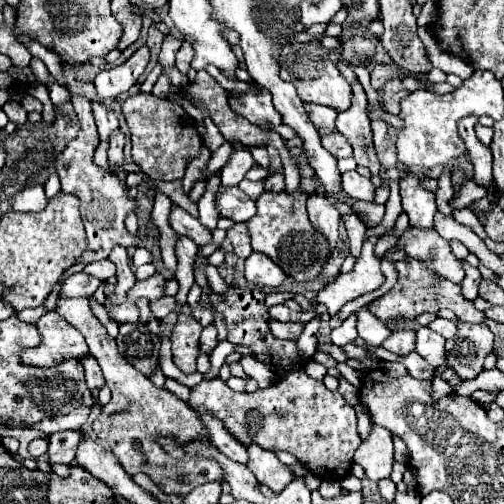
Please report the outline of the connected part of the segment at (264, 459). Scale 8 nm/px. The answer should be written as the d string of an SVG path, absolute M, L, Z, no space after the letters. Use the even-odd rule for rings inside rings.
M250 443L248 455L250 455L248 469L254 473L258 483L268 485L272 491L280 493L284 489L284 483L290 483L294 479L288 465L280 463L272 451L266 451L266 449Z

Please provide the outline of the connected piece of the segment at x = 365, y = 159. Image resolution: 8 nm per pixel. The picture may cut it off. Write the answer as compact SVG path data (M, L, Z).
M352 83L352 107L336 117L336 129L342 133L354 147L354 161L368 167L372 173L380 173L380 161L372 145L370 119L366 115L366 93L360 83Z

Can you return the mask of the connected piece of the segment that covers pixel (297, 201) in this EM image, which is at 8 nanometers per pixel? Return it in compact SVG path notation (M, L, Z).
M300 187L292 195L286 191L264 191L256 199L258 213L250 221L246 221L252 239L252 249L266 253L286 275L294 277L296 281L314 281L318 275L322 275L332 255L326 237L318 229L314 229L308 219L306 199L308 193L304 193Z

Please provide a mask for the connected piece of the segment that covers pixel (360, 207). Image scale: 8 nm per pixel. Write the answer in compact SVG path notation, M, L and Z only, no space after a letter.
M348 199L348 201L350 201L350 207L354 211L362 213L362 217L364 217L364 221L366 221L368 227L378 227L382 223L385 214L384 205L374 203L374 201L370 201L370 203L358 203L354 199Z

